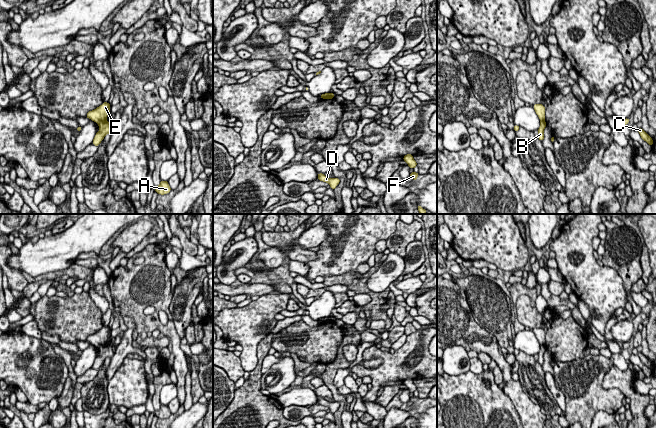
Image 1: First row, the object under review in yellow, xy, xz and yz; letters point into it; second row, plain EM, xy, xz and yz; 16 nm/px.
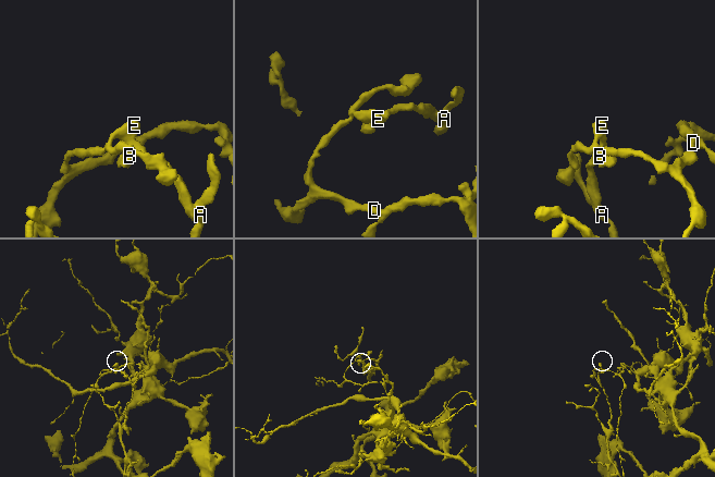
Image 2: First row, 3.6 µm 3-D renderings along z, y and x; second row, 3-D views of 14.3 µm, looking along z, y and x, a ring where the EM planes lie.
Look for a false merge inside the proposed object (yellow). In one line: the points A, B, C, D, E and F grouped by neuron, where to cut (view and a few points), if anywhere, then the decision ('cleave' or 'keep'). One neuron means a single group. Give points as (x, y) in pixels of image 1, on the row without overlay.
A B / C D E F; cut in xy along (105, 343), (98, 348); cleave

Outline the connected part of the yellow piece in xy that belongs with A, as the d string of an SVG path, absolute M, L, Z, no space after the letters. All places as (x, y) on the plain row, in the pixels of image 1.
M160 405L159 410L155 410L154 413L158 418L164 419L168 418L171 415L171 412L168 408L168 405Z

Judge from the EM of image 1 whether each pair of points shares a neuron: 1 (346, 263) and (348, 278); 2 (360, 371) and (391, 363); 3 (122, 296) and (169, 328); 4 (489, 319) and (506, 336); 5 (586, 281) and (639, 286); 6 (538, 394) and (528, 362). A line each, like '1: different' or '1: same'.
1: different
2: same
3: same
4: same
5: different
6: same

